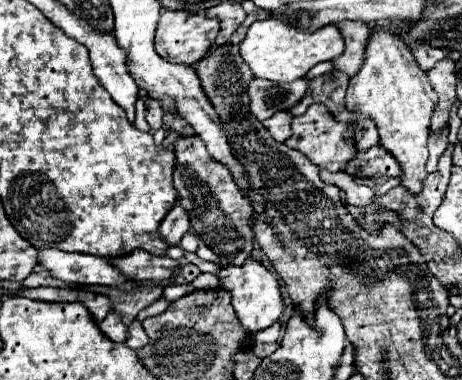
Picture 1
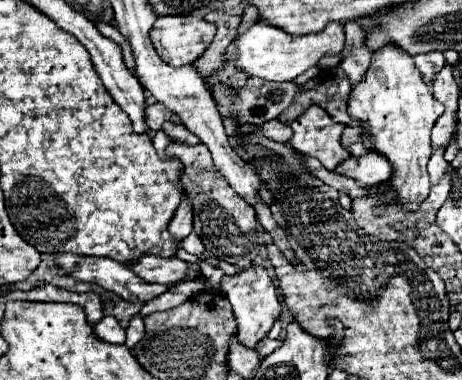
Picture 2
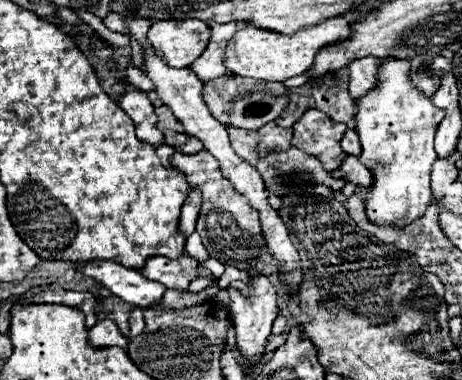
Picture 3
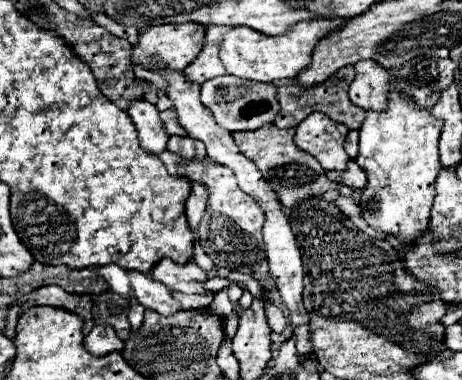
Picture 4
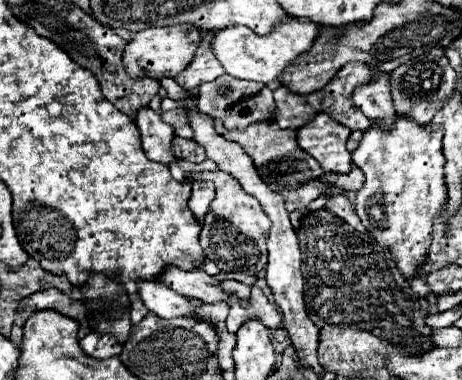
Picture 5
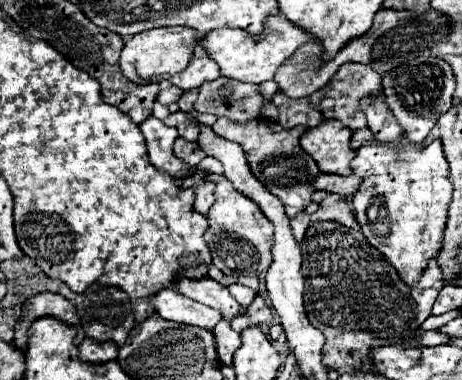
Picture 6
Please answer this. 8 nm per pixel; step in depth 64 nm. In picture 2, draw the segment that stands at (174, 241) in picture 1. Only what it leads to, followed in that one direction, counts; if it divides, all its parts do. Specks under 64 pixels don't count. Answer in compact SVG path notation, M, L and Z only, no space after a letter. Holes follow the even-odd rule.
M182 200L182 204L178 206L168 230L172 236L176 236L178 240L186 238L192 232L192 222L194 222L194 210L192 210L192 202L190 200Z

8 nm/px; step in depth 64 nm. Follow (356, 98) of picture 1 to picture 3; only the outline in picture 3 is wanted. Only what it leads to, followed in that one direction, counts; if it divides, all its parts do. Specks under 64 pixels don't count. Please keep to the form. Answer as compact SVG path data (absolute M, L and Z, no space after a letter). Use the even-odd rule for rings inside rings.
M386 58L380 64L378 86L358 102L356 132L360 136L360 162L372 170L374 182L364 196L366 216L378 226L404 228L418 220L432 202L430 172L436 160L434 134L444 112L420 94L410 82L410 62Z

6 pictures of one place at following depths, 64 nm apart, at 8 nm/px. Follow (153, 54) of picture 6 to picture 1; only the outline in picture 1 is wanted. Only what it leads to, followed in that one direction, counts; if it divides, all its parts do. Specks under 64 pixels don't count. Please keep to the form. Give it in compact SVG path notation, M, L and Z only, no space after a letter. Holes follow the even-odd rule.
M164 10L156 26L156 52L172 64L194 64L206 56L208 48L212 46L218 34L218 28L220 24L216 22L216 18L204 18L190 12Z

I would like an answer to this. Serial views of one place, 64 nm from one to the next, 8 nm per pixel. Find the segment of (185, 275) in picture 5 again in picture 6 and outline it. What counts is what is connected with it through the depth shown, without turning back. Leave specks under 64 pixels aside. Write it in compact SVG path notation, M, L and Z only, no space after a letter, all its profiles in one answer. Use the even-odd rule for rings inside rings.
M178 278L176 290L200 304L206 304L210 308L216 308L224 320L232 320L236 316L246 314L246 308L240 306L234 296L228 292L226 286L220 282L214 282L212 278L202 278L202 280L188 280L188 278Z

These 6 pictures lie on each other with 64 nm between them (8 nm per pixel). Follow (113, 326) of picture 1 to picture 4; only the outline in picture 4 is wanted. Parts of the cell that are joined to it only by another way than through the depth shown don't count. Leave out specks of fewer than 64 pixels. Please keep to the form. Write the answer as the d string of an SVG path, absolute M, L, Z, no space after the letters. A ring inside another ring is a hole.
M94 326L92 332L84 336L84 348L94 356L106 356L110 352L120 352L124 342L110 326Z

